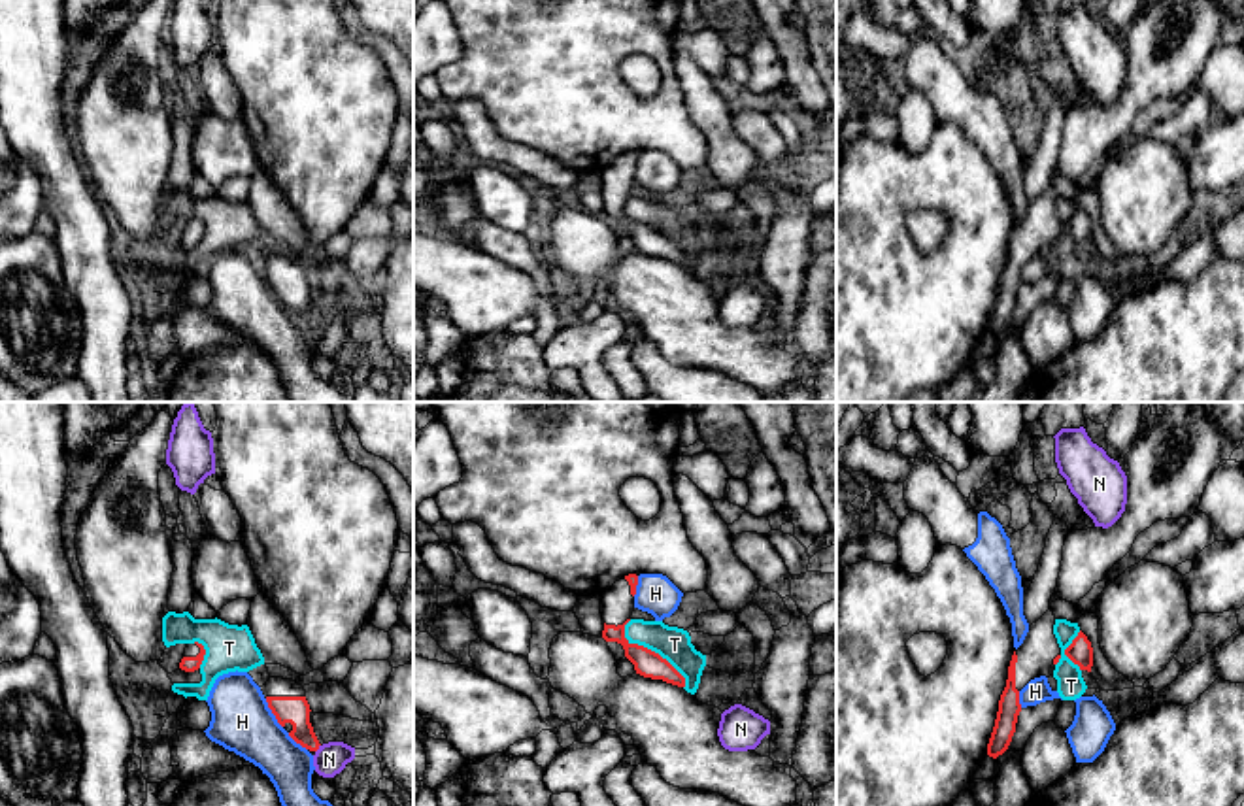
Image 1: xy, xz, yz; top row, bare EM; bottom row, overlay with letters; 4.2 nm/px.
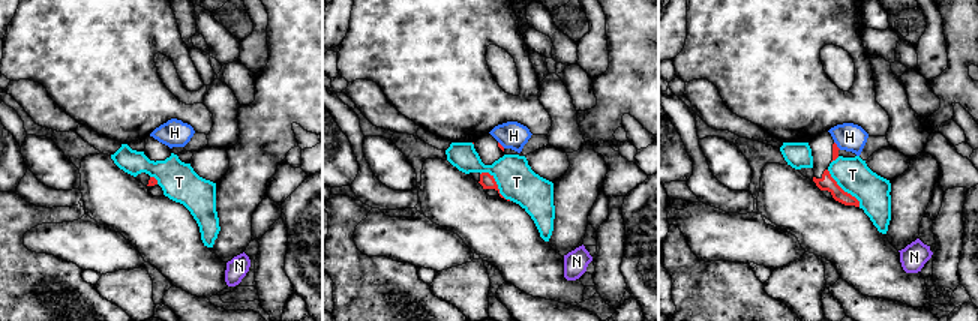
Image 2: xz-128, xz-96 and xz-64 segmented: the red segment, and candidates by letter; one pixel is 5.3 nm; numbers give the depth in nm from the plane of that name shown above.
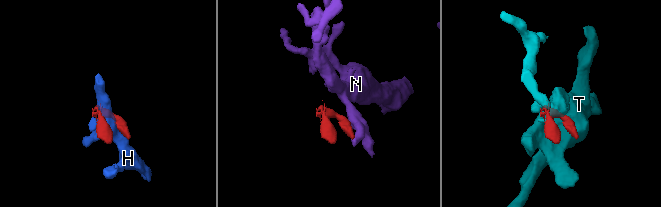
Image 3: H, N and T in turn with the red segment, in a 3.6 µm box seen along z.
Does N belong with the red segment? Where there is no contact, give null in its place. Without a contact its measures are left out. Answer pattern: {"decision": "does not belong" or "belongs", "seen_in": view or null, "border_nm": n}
{"decision": "does not belong", "seen_in": "xy", "border_nm": 40}

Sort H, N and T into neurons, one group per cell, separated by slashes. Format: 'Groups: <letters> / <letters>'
Groups: H / N / T

